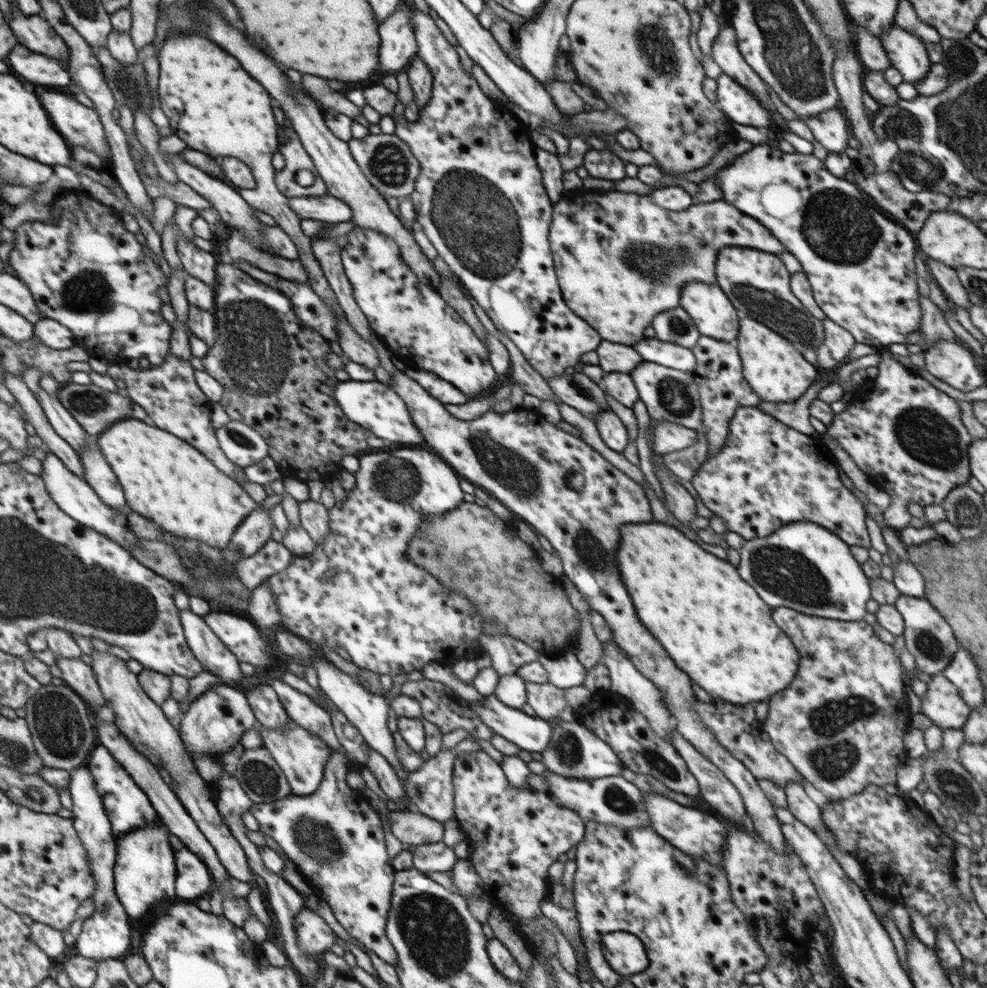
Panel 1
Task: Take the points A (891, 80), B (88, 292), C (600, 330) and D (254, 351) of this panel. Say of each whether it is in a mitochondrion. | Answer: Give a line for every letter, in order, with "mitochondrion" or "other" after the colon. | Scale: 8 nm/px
A: other
B: mitochondrion
C: other
D: mitochondrion

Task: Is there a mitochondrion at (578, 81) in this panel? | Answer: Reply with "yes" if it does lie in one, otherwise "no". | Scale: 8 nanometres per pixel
no

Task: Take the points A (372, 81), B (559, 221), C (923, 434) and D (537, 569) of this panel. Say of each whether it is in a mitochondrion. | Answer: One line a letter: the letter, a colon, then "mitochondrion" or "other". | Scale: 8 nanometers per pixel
A: other
B: other
C: mitochondrion
D: other

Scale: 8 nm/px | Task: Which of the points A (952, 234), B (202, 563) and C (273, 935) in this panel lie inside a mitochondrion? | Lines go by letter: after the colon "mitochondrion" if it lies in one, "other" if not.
A: other
B: mitochondrion
C: other

